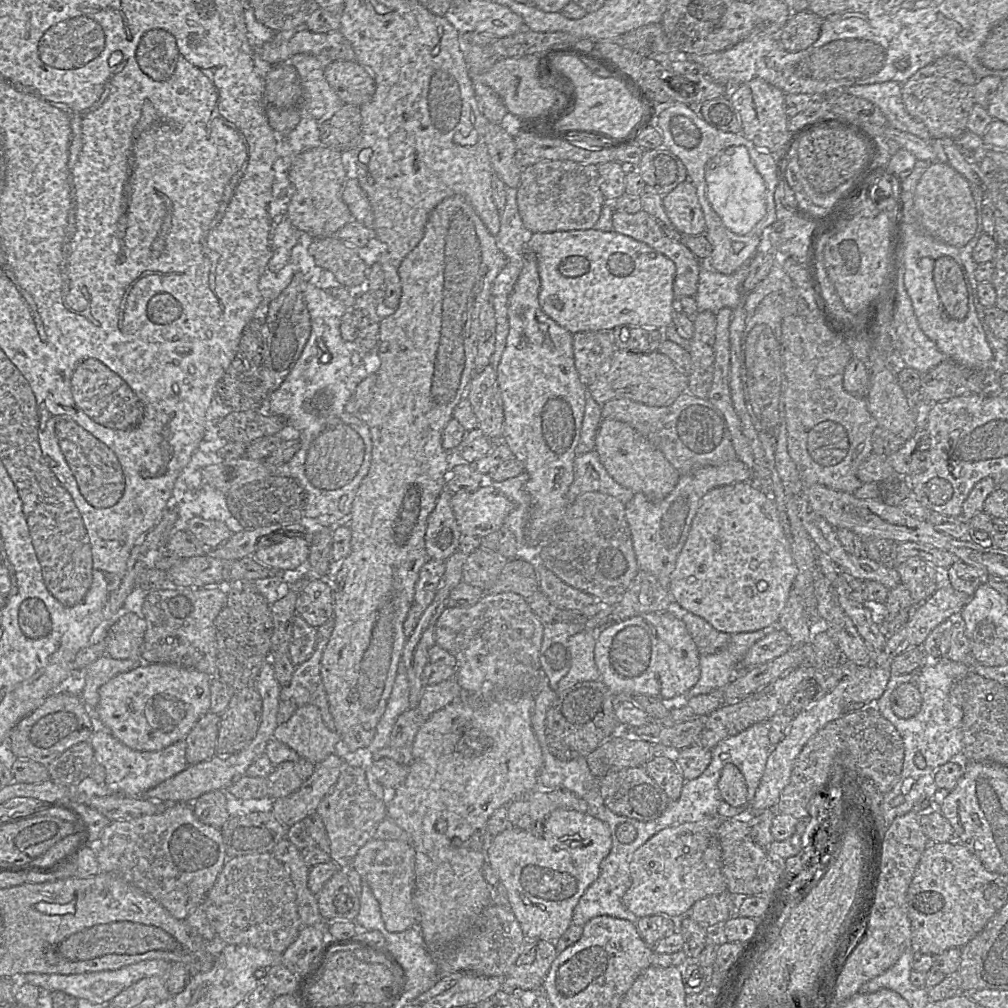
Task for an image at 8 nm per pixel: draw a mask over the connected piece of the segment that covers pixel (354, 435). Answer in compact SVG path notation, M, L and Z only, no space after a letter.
M308 283L304 295L311 319L309 339L292 371L280 387L271 393L265 410L286 418L288 427L292 427L298 433L300 448L287 462L286 472L282 475L293 477L305 490L304 515L314 518L324 527L334 528L336 525L350 523L353 500L371 465L370 428L367 423L345 409L358 384L368 375L364 364L367 352L356 341L346 341L341 336L341 320L349 309L328 292L311 283Z

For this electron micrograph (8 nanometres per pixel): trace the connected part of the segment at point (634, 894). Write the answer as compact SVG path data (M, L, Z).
M716 815L669 826L639 847L630 862L632 884L622 898L623 905L638 918L663 915L681 919L696 901L727 890L718 837L723 819L727 818Z

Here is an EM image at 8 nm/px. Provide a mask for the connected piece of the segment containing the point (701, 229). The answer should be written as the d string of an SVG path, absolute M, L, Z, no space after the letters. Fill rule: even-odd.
M689 178L663 197L662 202L669 220L681 235L705 235L704 214Z

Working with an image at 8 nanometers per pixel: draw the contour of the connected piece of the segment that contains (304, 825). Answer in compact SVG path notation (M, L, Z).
M317 812L290 827L287 839L296 846L310 868L332 861L328 834Z

